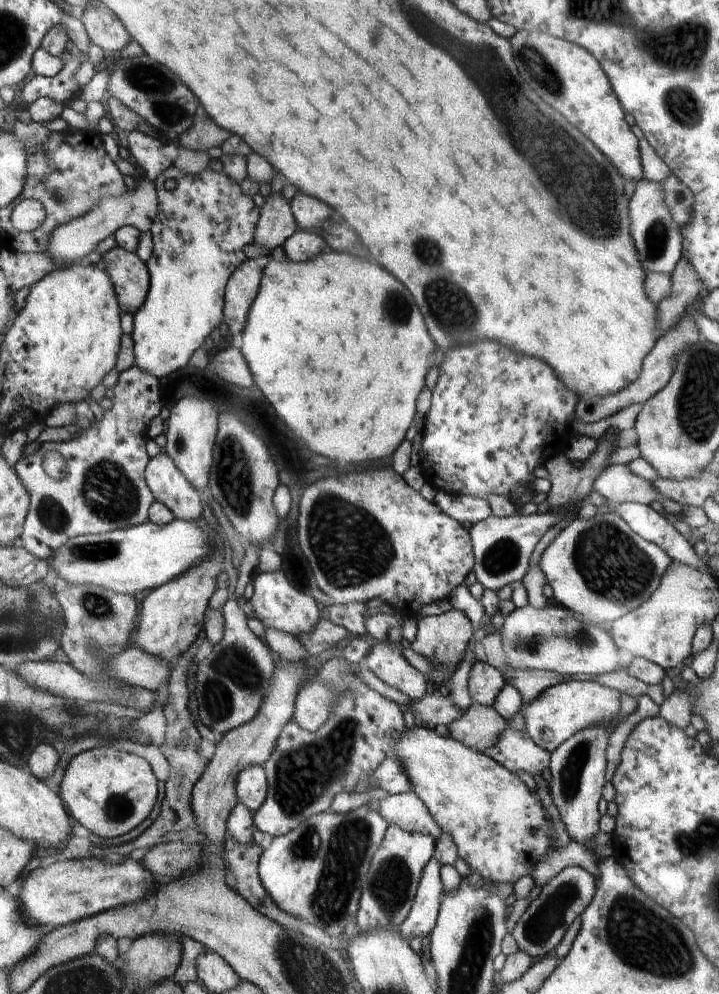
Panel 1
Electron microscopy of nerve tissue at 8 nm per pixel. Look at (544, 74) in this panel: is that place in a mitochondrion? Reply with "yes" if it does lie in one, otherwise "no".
yes

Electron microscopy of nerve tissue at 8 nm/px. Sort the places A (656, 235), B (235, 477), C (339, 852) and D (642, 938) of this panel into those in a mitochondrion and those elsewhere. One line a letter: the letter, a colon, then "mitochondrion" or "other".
A: mitochondrion
B: mitochondrion
C: mitochondrion
D: mitochondrion

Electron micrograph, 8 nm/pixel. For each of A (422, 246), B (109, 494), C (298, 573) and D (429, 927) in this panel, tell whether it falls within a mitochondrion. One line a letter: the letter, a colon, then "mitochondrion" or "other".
A: mitochondrion
B: mitochondrion
C: mitochondrion
D: other

